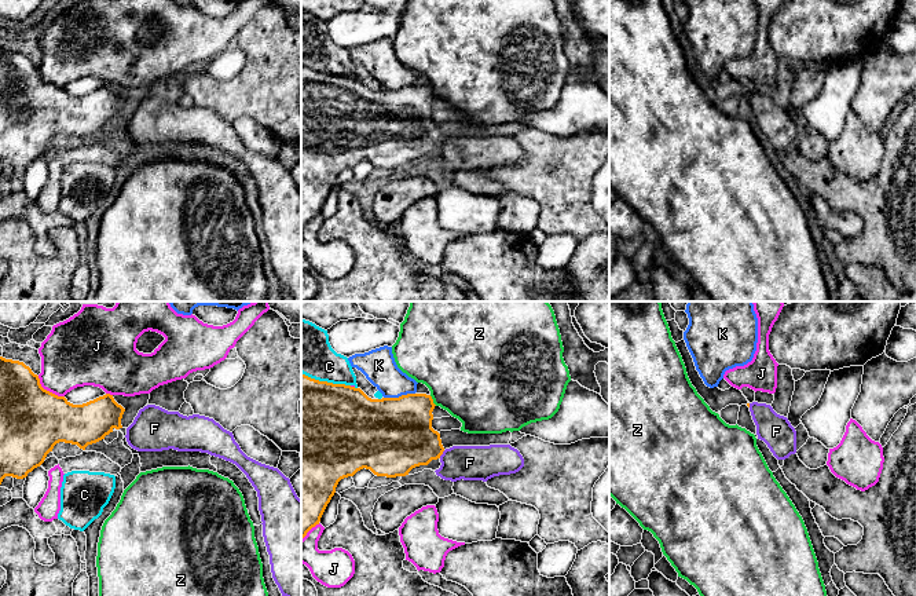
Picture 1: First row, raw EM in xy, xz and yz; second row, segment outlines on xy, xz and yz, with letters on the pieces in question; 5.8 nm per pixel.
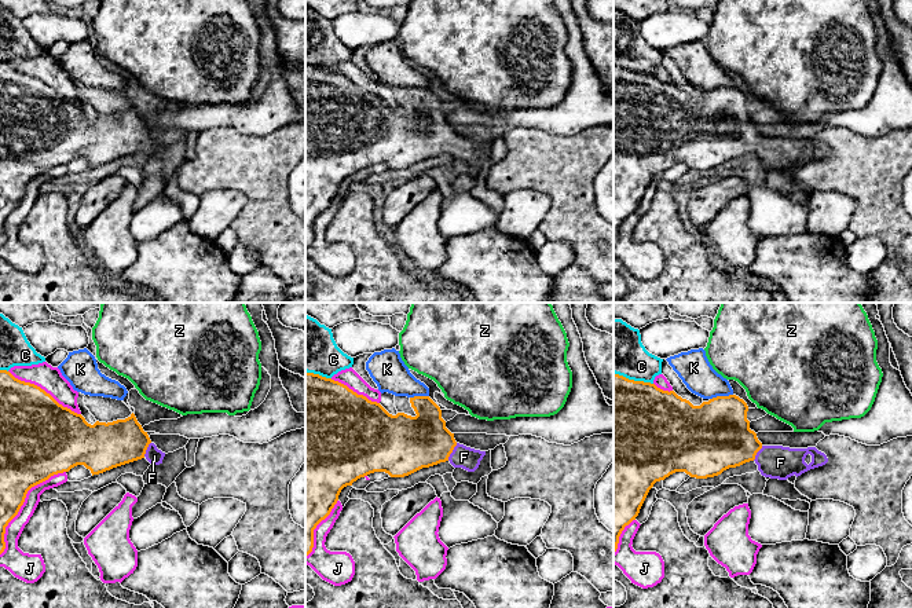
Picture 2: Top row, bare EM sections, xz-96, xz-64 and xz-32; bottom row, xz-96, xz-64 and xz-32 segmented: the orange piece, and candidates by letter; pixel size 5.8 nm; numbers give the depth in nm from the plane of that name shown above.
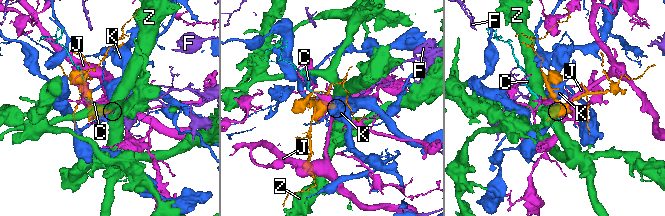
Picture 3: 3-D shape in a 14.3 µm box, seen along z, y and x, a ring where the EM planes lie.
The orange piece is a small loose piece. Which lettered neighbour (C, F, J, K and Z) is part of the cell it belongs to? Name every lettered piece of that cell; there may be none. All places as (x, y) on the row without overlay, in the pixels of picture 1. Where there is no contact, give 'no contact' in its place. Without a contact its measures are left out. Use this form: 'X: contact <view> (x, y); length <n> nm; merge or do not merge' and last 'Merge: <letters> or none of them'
C: contact xz (326, 73); length 300 nm; do not merge
F: contact xz (442, 145); length 60 nm; merge
J: contact xy (48, 83); length 200 nm; do not merge
K: contact xz (399, 88); length 190 nm; do not merge
Z: contact xz (432, 92); length 80 nm; do not merge
Merge: F

